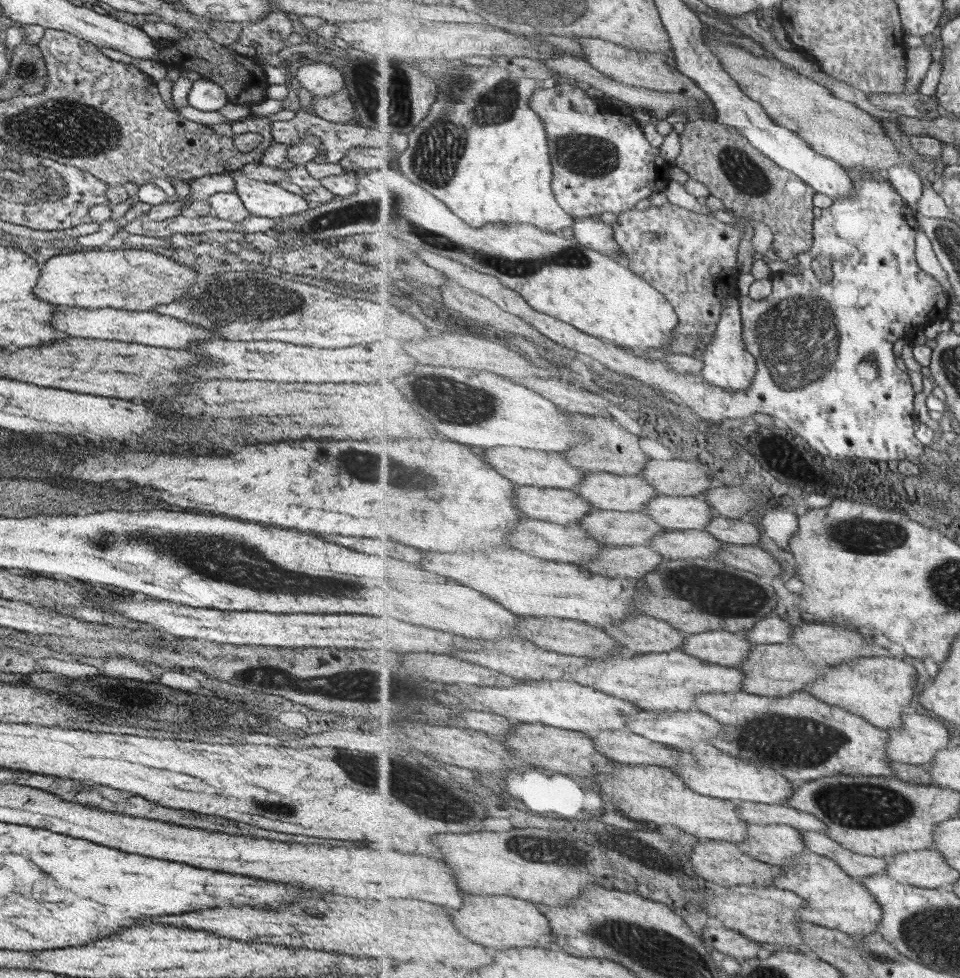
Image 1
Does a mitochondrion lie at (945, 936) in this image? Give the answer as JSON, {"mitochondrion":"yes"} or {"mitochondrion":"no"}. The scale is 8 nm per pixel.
{"mitochondrion":"yes"}

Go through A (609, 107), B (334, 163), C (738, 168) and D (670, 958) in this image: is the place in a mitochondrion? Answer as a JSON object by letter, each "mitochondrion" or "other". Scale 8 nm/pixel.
{"A":"other","B":"other","C":"mitochondrion","D":"mitochondrion"}

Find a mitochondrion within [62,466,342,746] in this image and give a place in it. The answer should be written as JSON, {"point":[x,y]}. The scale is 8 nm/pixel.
{"point":[131,696]}

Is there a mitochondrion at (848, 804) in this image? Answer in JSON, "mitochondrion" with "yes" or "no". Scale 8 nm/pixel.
{"mitochondrion":"yes"}

